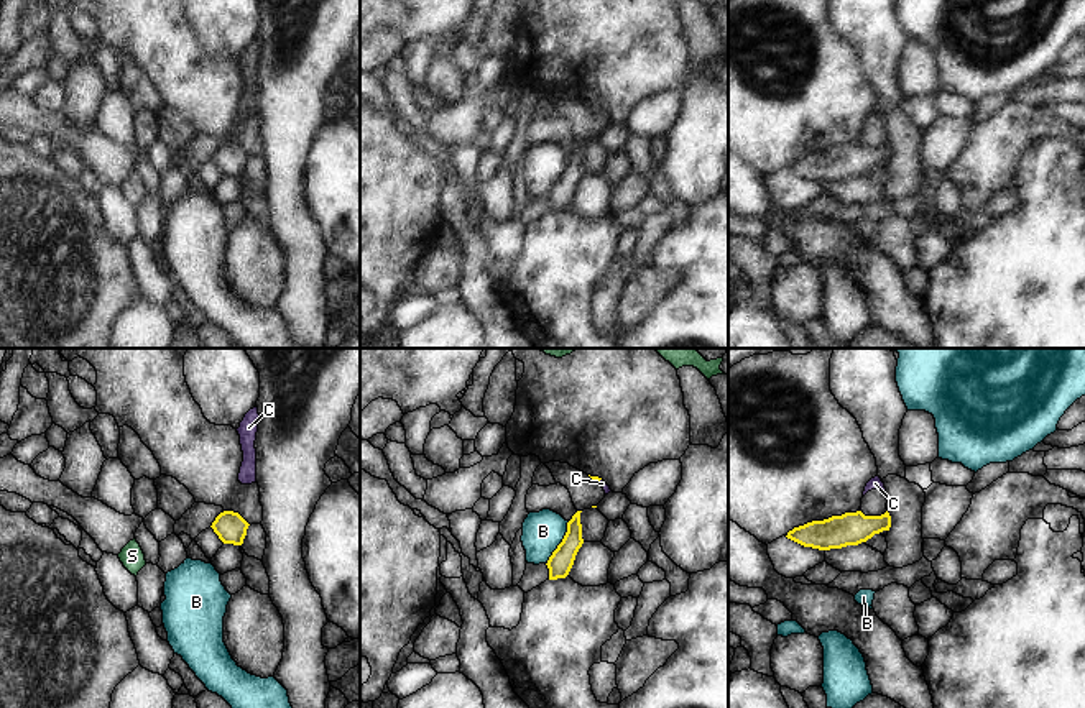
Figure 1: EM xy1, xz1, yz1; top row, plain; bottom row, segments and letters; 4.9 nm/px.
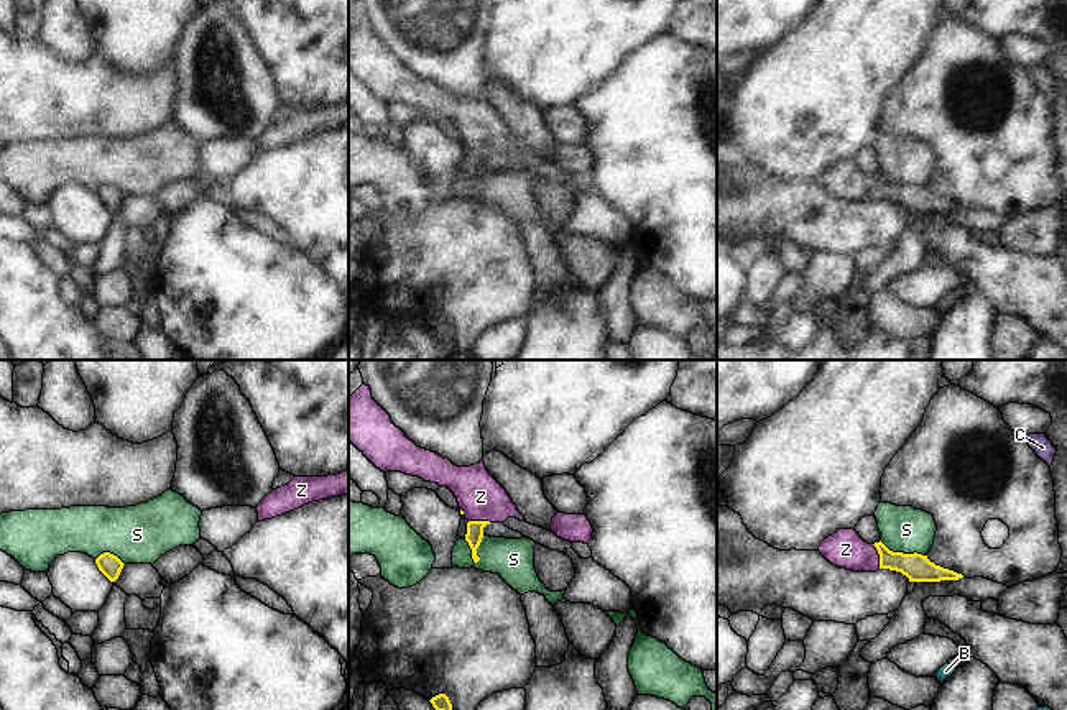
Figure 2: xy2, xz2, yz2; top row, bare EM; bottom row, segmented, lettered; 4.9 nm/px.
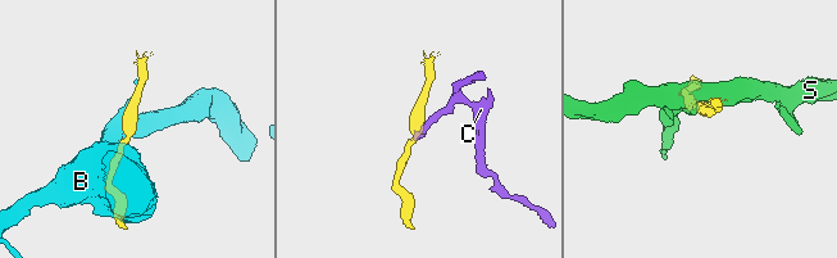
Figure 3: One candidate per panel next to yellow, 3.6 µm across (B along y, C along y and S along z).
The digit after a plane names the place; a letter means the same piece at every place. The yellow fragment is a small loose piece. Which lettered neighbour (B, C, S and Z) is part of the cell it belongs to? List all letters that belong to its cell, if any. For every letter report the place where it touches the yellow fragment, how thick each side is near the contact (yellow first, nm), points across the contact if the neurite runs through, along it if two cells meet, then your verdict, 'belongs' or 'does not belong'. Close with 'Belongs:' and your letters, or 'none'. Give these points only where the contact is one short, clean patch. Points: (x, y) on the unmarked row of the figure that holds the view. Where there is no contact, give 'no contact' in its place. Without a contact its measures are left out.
B: meets yellow in xz1 at (561, 174); 120 nm thick on the yellow side, 200 nm on the other; does not belong
C: meets yellow in xz2 at (449, 344); 90 nm thick on the yellow side, 30 nm on the other; border along xz2 (446, 344), (452, 345); does not belong
S: meets yellow in xz2 at (477, 179); 80 nm thick on the yellow side, 200 nm on the other; border along xz2 (484, 166), (475, 196); does not belong
Z: meets yellow in yz2 at (880, 188); 140 nm thick on the yellow side, 190 nm on the other; runs through yz2 (916, 199), (880, 188), (857, 188), (845, 181); belongs
Belongs: Z

